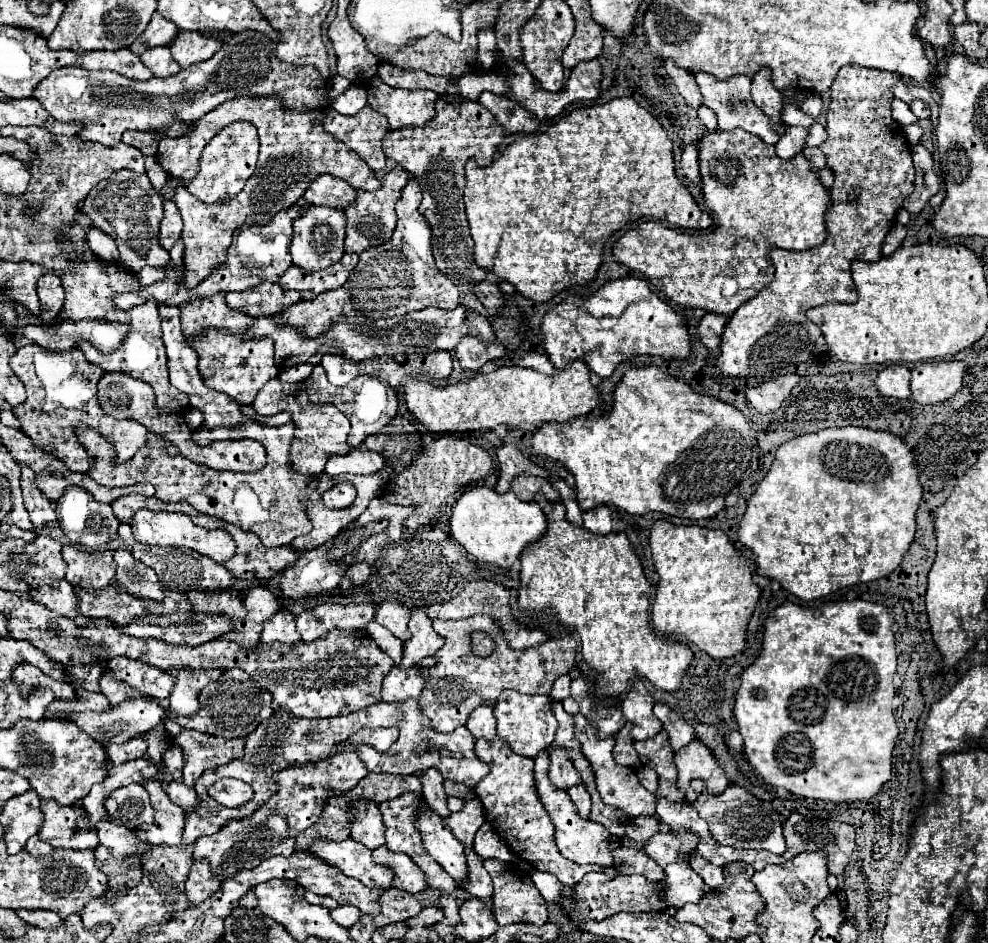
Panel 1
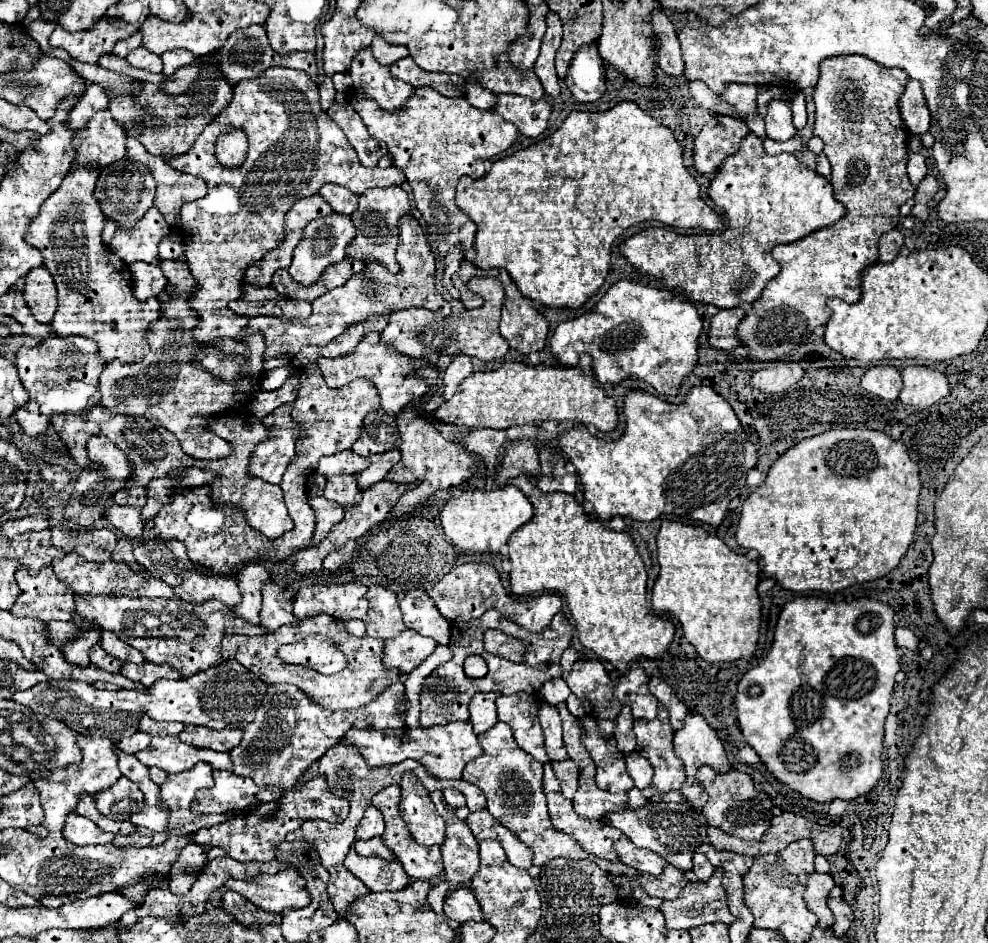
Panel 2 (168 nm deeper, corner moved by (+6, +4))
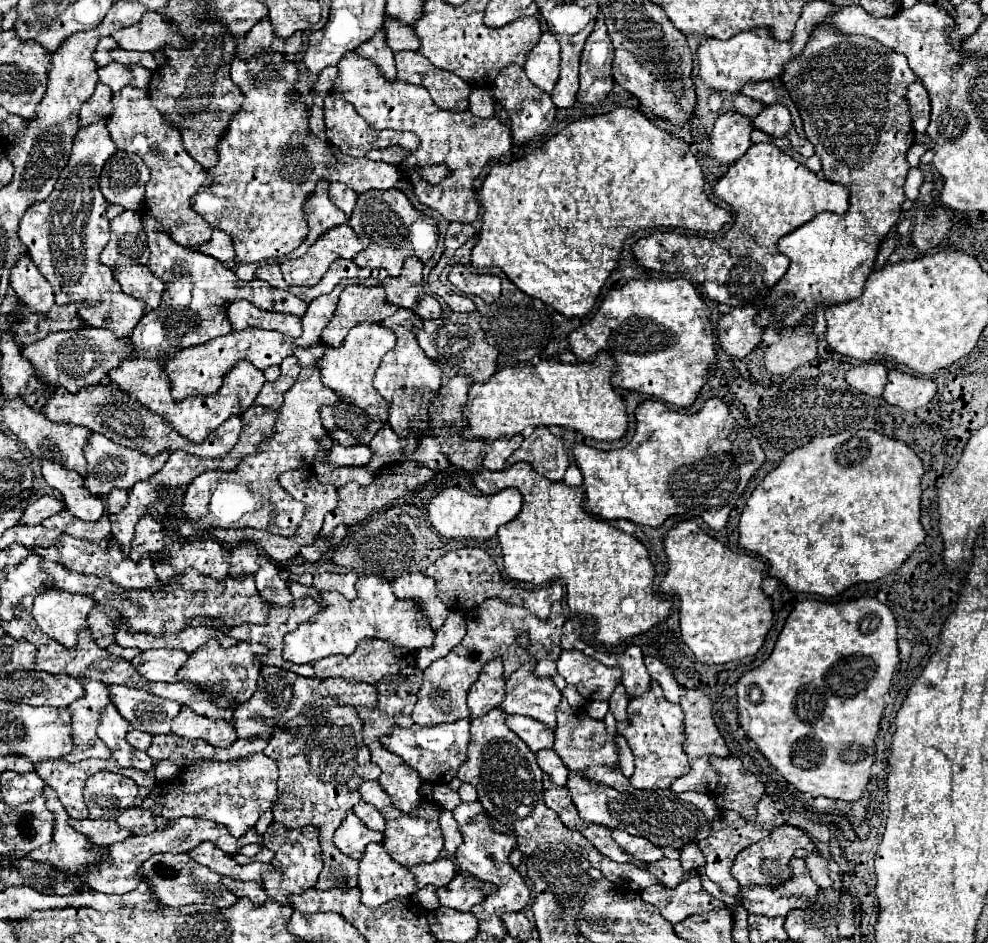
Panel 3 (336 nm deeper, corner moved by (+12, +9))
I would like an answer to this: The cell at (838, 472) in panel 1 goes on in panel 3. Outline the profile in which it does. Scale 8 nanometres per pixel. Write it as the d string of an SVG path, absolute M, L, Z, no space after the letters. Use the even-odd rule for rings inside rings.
M846 431L846 433L822 437L818 441L810 441L810 445L804 445L802 449L794 449L792 453L788 453L782 459L782 463L774 471L770 471L764 477L764 481L750 495L748 505L740 517L740 547L768 559L770 575L784 581L792 591L800 591L800 593L836 597L856 583L872 583L872 581L884 579L888 573L896 571L910 557L910 553L926 539L926 531L920 523L920 495L922 495L920 481L922 481L922 475L924 475L922 461L916 457L916 453L904 441L890 439L890 437L880 435L876 431Z

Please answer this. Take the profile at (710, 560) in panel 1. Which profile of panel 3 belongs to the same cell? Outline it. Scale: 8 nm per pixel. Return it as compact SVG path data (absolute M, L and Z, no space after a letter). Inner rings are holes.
M696 521L676 523L664 539L668 573L662 593L680 601L682 641L702 663L730 663L754 655L772 627L772 601L762 591L764 563L734 553L718 539L706 535Z

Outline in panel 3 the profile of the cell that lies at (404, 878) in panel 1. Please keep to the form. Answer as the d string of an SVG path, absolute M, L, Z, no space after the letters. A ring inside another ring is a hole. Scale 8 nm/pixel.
M348 811L344 821L340 823L340 827L336 829L334 833L334 843L336 847L350 855L352 859L360 859L362 857L362 851L366 849L368 843L374 843L374 841L382 841L382 833L376 833L376 831L370 831L356 815L354 811Z

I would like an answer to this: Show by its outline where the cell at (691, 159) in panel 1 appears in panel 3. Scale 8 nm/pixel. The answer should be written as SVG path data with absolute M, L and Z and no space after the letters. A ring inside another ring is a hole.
M742 113L720 115L712 131L710 157L720 163L734 163L752 145L750 133L752 133L752 123L746 115Z

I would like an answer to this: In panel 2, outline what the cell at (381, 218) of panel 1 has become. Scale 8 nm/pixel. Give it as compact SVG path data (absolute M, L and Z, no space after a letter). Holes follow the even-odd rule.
M388 186L388 188L370 188L364 194L360 194L358 210L350 216L352 224L356 228L354 240L346 246L346 256L356 260L380 260L384 266L388 266L390 272L400 270L396 266L396 246L398 246L398 218L400 214L410 212L410 200L408 194L402 190L402 186Z

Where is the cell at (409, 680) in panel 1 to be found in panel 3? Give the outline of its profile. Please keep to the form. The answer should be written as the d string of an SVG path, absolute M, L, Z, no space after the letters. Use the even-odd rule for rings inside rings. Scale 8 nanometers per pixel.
M360 575L356 581L356 591L358 597L354 601L344 599L344 595L336 591L320 593L320 613L286 635L282 657L292 663L310 663L330 655L348 656L356 649L362 637L380 637L406 649L432 647L434 631L430 627L430 619L418 609L418 603L414 599L398 599L392 593L390 583L384 577L374 575Z

